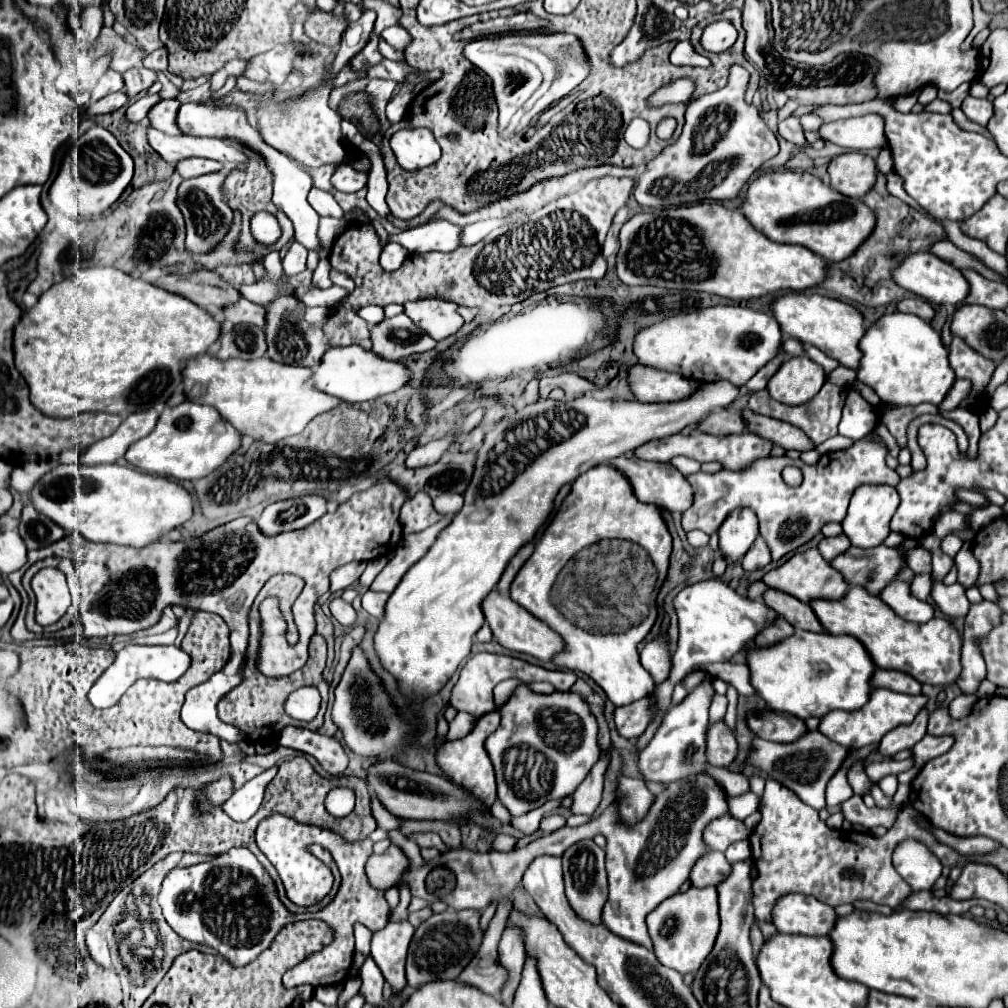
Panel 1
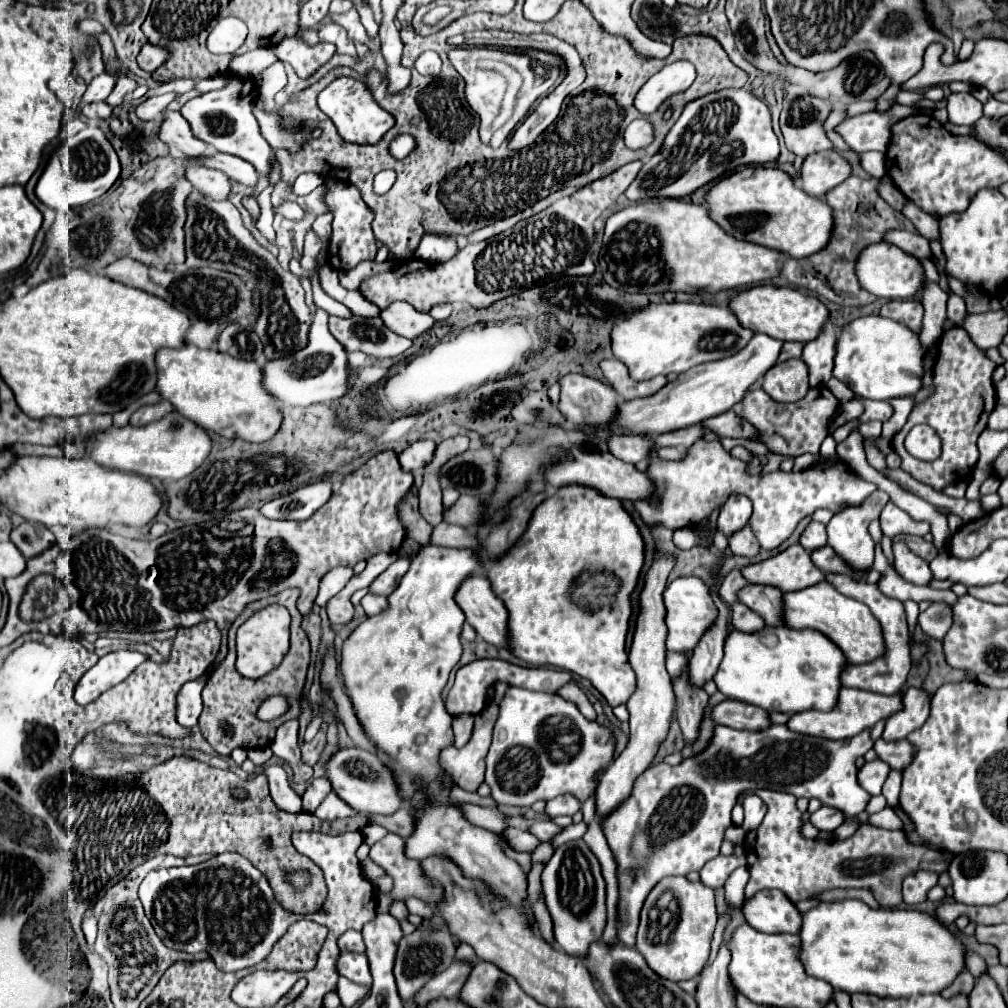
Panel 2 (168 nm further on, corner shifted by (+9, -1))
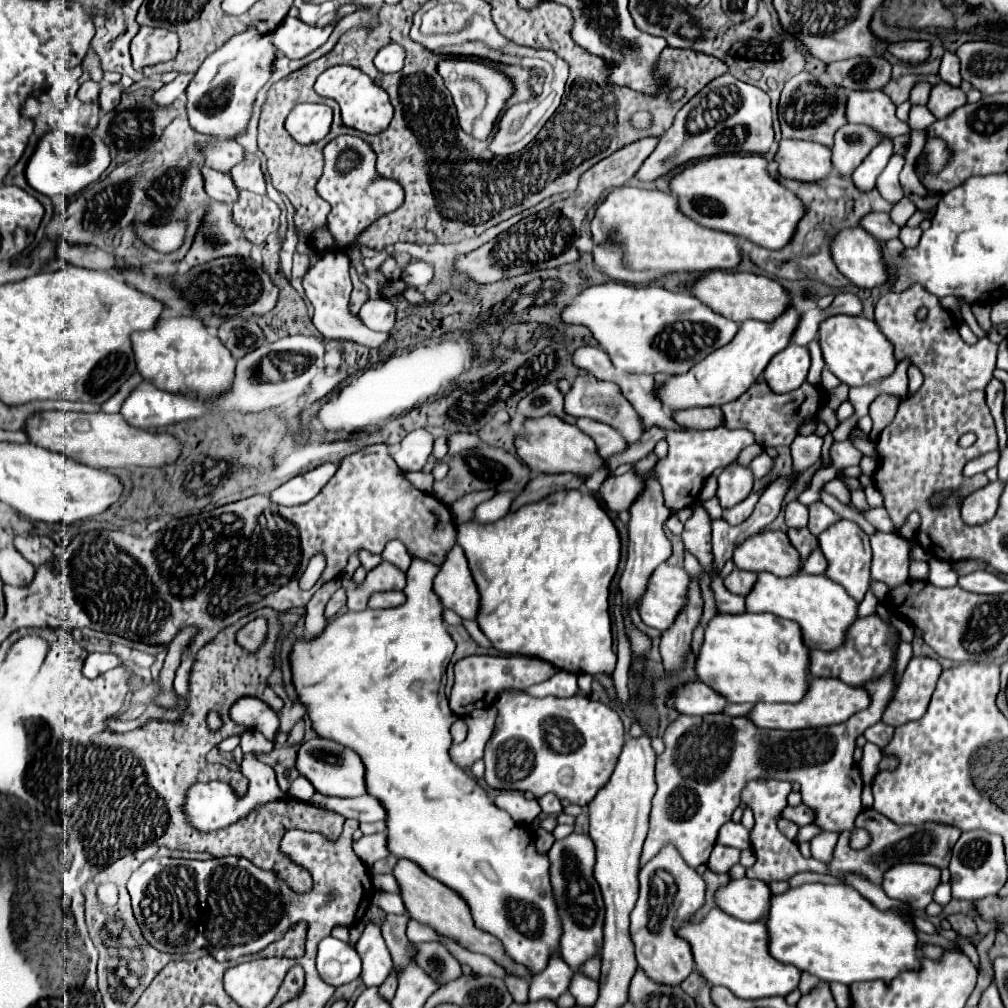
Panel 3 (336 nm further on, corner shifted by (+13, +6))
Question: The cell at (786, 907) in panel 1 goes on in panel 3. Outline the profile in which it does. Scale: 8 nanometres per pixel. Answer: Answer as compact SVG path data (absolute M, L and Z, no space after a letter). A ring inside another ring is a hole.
M730 879L726 885L718 887L714 893L714 903L718 909L740 921L764 921L768 913L770 889L758 879Z

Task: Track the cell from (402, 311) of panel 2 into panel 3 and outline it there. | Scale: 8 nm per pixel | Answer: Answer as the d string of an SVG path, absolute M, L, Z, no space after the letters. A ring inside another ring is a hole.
M370 299L358 311L360 321L372 331L390 331L396 323L396 307L386 299Z

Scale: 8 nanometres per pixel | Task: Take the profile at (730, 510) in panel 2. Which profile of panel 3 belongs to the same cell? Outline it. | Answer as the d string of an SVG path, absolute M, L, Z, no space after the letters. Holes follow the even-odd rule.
M730 463L724 467L724 471L718 477L716 497L720 499L720 505L726 509L744 501L750 495L752 485L754 485L754 475L750 467Z

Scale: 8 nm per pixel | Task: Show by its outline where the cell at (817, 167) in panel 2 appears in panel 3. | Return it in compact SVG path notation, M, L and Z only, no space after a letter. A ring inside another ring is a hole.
M780 139L774 161L778 163L782 177L790 177L802 183L818 181L832 171L830 149L810 141Z

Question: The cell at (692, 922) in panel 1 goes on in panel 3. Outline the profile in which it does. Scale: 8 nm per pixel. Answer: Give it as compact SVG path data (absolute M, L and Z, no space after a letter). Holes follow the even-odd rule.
M666 843L646 865L642 865L640 869L640 897L638 903L634 907L634 911L630 913L630 933L632 933L632 941L636 945L636 961L640 965L640 969L656 983L662 985L680 985L692 971L694 971L694 963L692 963L692 953L688 943L684 943L684 939L676 937L676 925L684 925L690 915L694 915L700 907L704 905L704 881L702 877L684 863L682 855L676 851L674 845ZM656 869L664 869L668 871L674 881L676 881L676 895L674 899L668 901L654 901L652 903L652 895L650 895L650 877L654 875Z

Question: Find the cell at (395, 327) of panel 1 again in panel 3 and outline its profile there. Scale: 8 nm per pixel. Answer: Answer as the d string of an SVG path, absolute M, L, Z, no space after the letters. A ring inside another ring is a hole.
M344 251L324 253L324 257L318 263L314 263L312 267L306 269L306 273L302 277L302 287L306 291L308 301L314 307L312 321L324 337L356 341L356 343L366 345L366 347L380 347L388 339L386 333L376 333L376 331L364 327L364 323L360 323L360 319L356 319L356 315L352 315L348 311L352 283L348 277L348 255Z

